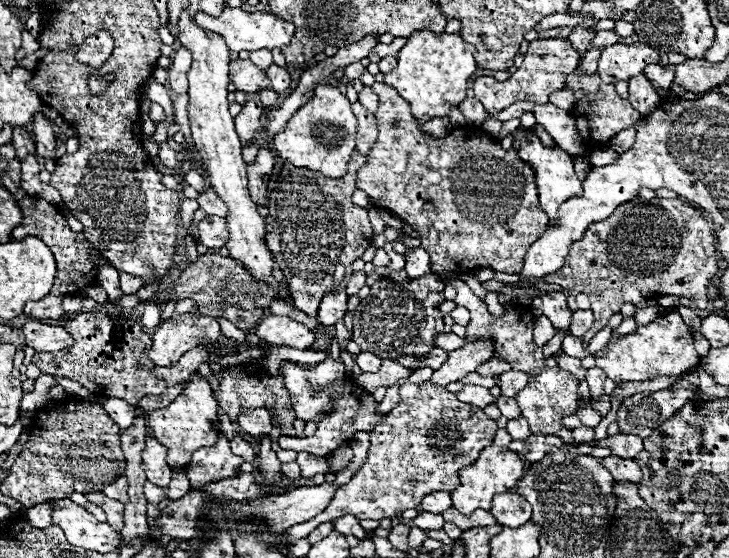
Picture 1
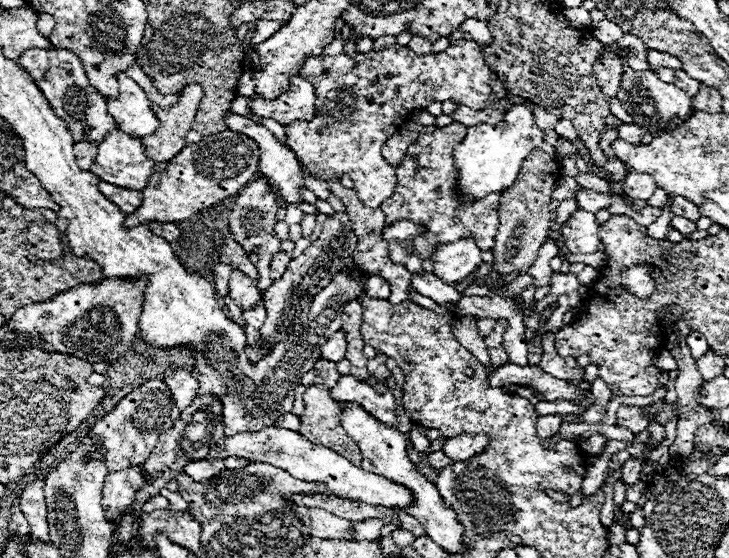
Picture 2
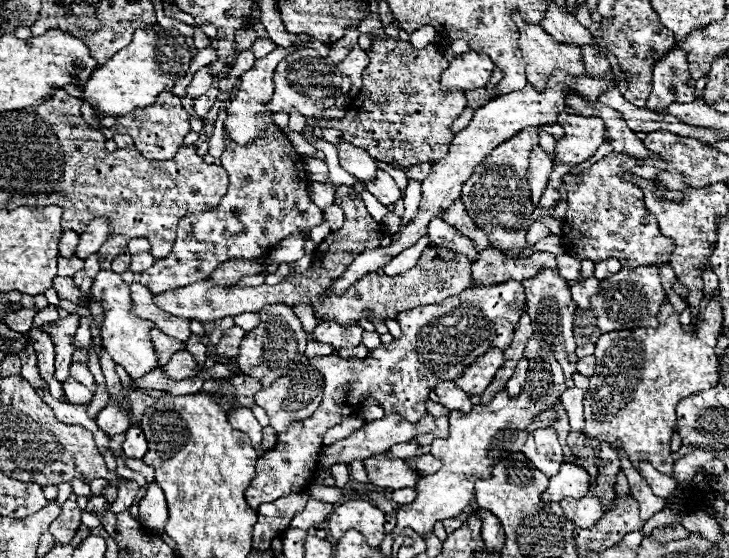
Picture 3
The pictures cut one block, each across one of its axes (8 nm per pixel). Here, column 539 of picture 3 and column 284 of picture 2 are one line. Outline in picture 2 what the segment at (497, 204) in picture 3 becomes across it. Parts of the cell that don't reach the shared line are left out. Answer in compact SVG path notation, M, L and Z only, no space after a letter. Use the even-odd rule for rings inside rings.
M456 40L448 46L448 50L440 54L424 54L418 56L406 46L388 46L380 52L372 50L368 54L356 54L354 58L340 54L340 56L310 56L304 66L300 68L298 76L306 78L316 88L316 102L318 112L332 112L332 114L318 114L310 122L294 122L284 128L286 132L286 146L298 156L300 164L306 168L308 174L316 176L322 182L340 180L344 174L356 182L358 198L368 208L378 208L382 200L390 198L396 188L396 174L390 164L384 162L380 150L382 144L400 130L400 126L410 120L414 110L426 110L432 102L446 102L454 100L458 104L476 108L476 110L490 110L492 102L498 102L502 96L492 90L492 82L504 84L506 78L500 72L494 72L484 62L482 46L474 40Z

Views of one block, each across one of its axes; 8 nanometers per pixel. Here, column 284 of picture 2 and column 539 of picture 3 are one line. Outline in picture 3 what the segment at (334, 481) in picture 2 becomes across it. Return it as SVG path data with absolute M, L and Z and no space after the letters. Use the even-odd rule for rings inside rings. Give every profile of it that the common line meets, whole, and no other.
M552 428L534 430L528 436L522 452L546 476L556 476L560 466L564 463L562 447L559 444L557 433Z

